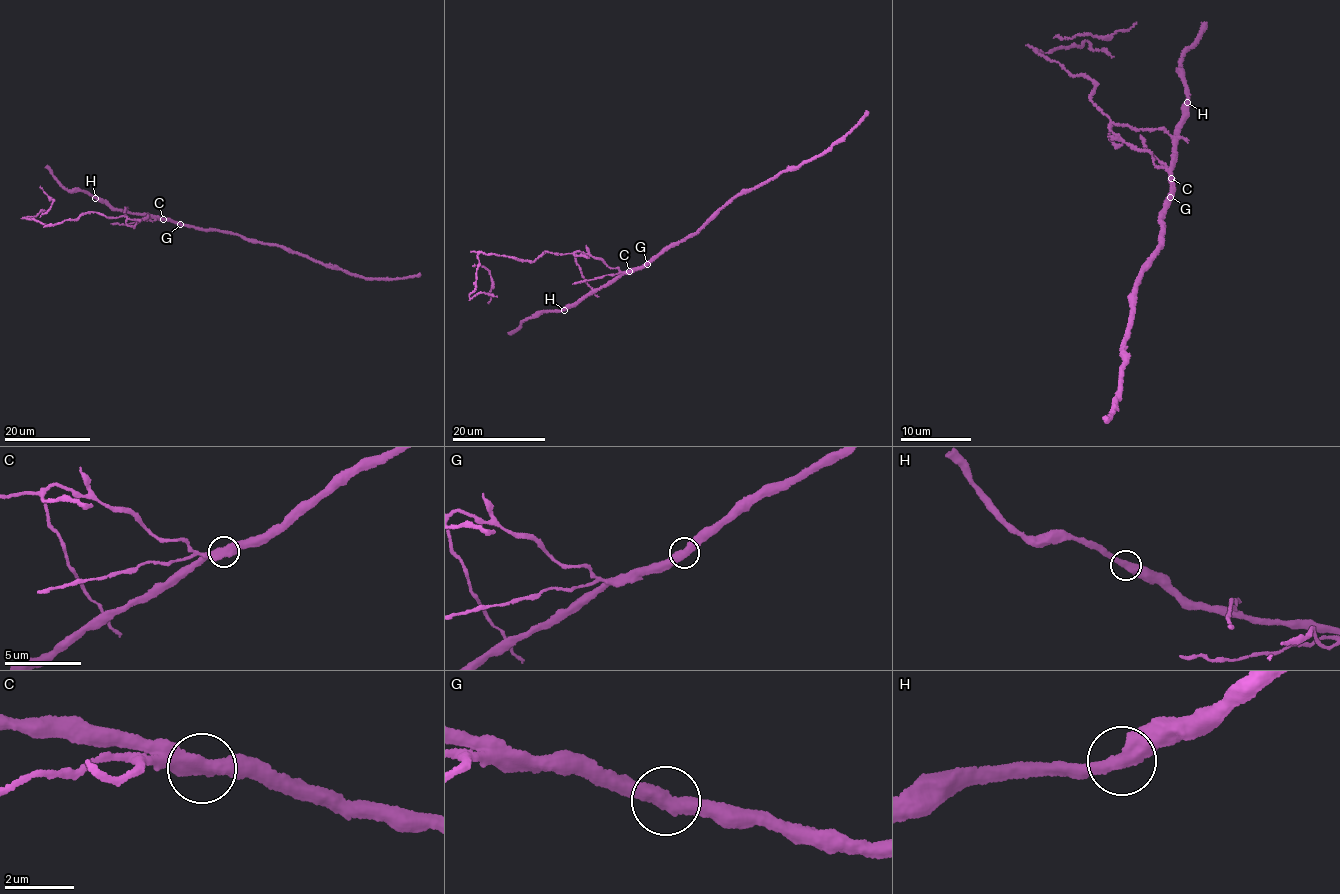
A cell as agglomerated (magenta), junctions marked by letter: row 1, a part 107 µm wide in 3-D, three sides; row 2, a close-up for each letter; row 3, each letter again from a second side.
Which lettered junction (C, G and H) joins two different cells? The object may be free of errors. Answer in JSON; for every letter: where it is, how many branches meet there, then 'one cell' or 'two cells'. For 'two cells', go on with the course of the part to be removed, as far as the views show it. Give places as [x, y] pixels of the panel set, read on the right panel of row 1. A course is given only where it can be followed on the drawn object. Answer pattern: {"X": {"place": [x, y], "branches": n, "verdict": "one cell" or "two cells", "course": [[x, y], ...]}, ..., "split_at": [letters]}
{"C": {"place": [1171, 178], "branches": 2, "verdict": "two cells", "course": [[1170, 178], [1112, 131], [1091, 100], [1093, 81], [1036, 51], [1052, 52], [1057, 36], [1099, 37], [1136, 22]]}, "G": {"place": [1170, 197], "branches": 2, "verdict": "one cell"}, "H": {"place": [1187, 102], "branches": 2, "verdict": "one cell"}, "split_at": ["C"]}

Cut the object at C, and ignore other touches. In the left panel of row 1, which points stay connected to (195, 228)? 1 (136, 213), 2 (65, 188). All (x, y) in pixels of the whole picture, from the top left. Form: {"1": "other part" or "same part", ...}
{"1": "same part", "2": "same part"}

